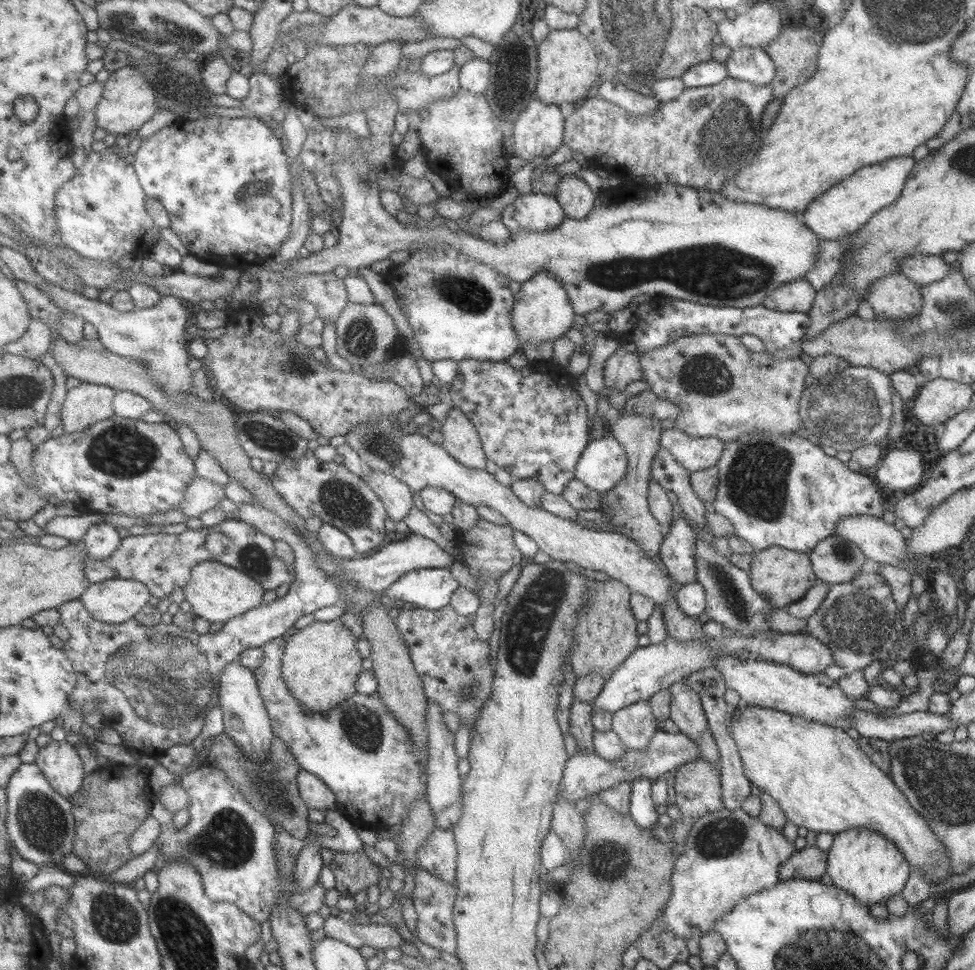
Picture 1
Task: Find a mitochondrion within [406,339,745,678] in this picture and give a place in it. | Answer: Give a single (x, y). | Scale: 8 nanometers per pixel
(705, 374)

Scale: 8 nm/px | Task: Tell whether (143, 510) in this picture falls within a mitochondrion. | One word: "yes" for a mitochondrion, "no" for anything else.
no

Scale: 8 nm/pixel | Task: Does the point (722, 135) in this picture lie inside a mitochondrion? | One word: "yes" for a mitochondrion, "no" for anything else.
yes

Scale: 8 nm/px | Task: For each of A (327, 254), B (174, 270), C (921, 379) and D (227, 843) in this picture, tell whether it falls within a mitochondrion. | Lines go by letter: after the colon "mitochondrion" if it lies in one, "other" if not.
A: other
B: other
C: other
D: mitochondrion

